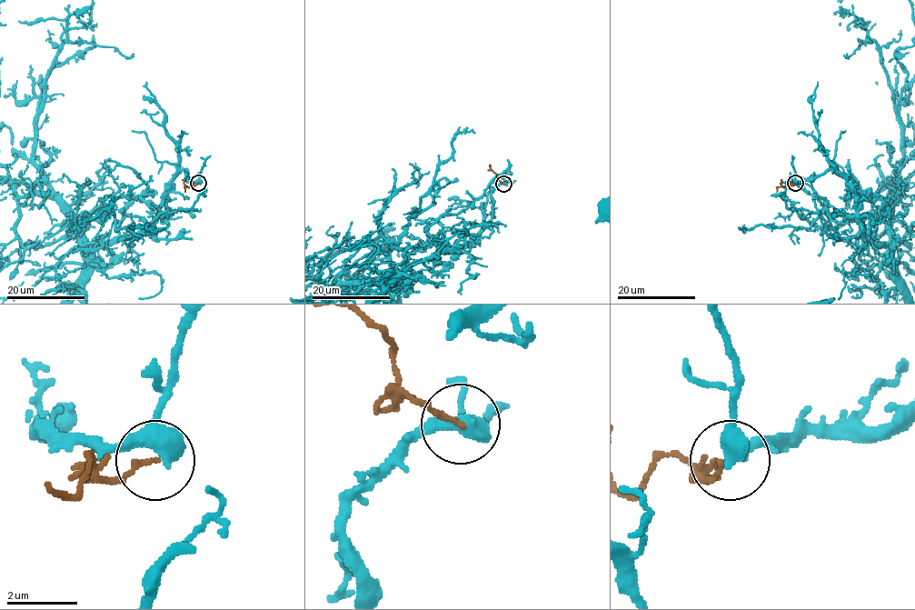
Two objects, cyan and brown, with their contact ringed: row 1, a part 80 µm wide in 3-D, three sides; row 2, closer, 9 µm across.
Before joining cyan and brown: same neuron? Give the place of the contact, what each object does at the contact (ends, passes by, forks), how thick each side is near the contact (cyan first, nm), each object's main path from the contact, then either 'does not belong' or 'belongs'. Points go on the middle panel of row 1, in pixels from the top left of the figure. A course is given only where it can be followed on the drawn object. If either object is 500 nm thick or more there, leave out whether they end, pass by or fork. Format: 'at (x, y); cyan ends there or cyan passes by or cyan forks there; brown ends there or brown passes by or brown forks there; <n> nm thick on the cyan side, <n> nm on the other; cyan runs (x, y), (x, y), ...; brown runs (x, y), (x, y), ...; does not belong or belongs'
at (503, 184); cyan passes by; brown ends there; 480 nm thick on the cyan side, 140 nm on the other; brown runs (504, 184), (497, 178), (491, 164); does not belong

